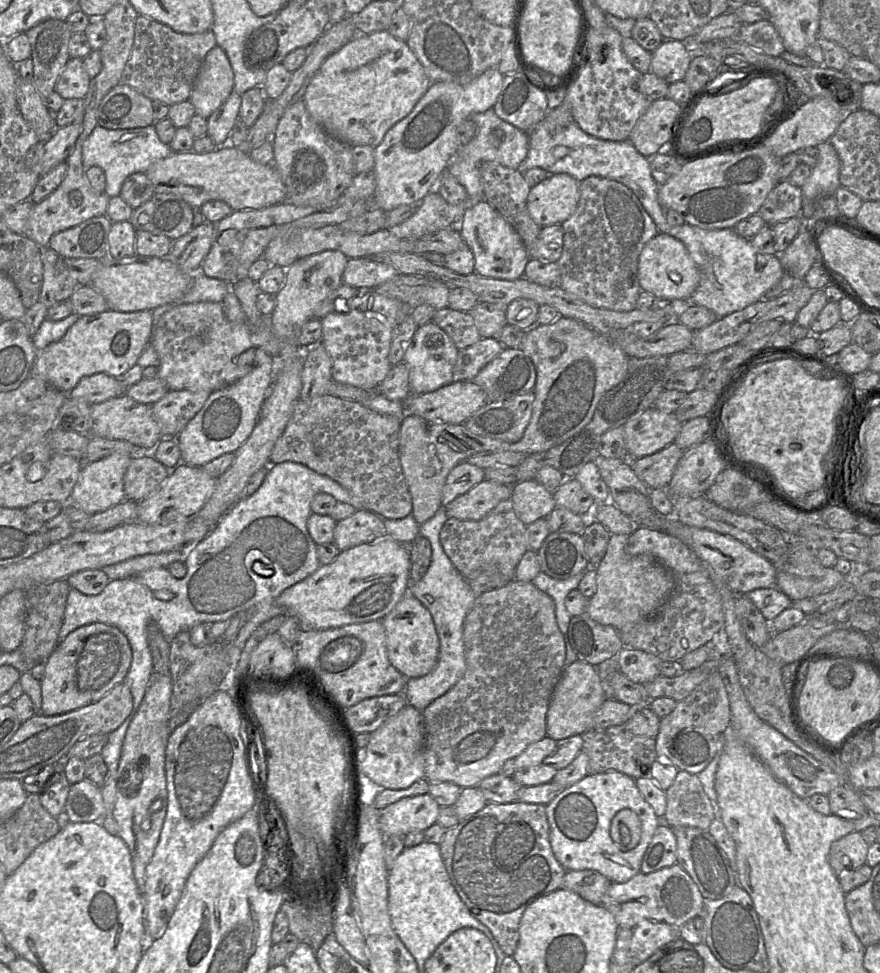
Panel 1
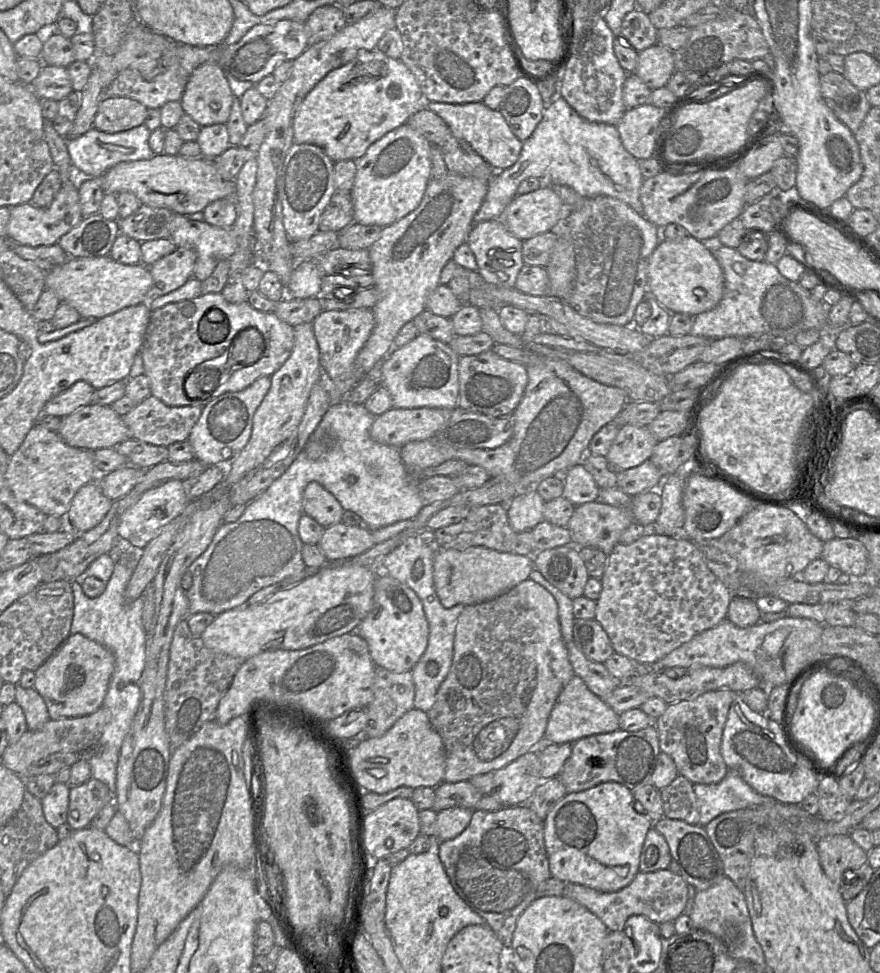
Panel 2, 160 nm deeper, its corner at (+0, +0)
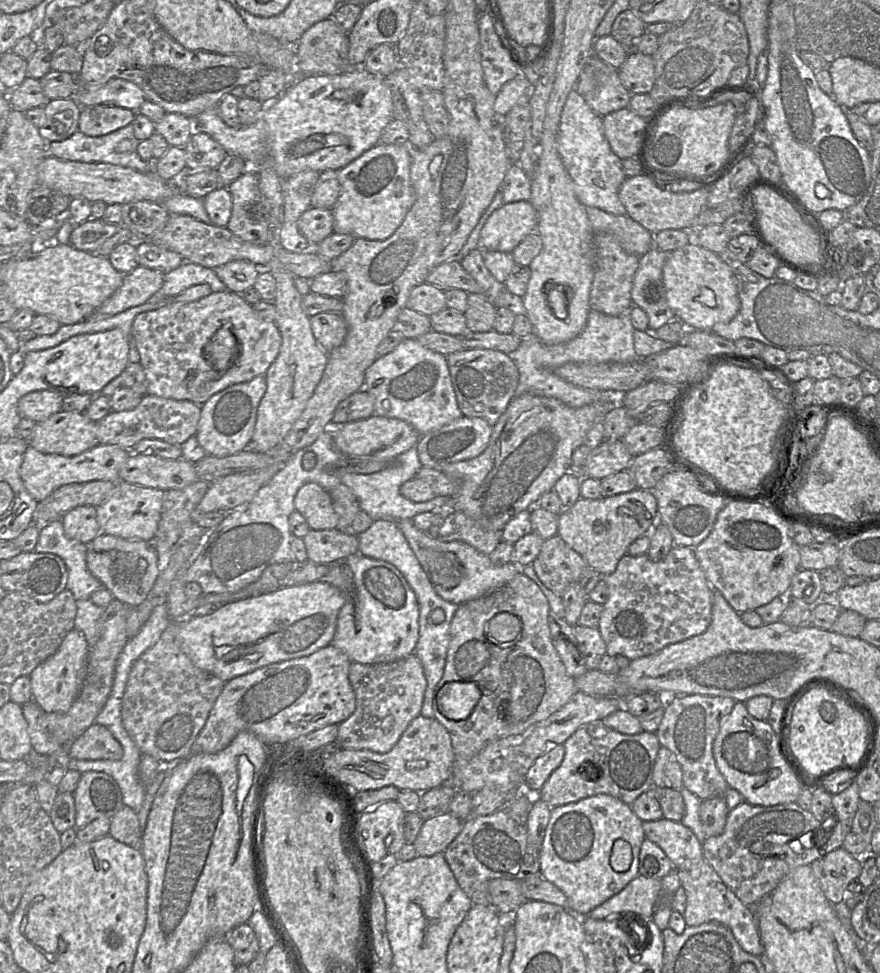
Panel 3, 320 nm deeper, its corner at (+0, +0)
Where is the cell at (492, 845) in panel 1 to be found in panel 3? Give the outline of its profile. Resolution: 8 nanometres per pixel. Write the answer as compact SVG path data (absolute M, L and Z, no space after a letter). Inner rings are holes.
M506 809L467 819L458 836L443 852L459 886L473 904L491 905L489 882L493 879L519 879L540 873L540 849L528 837L526 825L517 823Z

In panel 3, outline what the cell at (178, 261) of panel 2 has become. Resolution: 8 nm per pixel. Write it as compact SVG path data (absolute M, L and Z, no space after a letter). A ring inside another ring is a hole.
M138 265L124 275L120 287L90 317L104 319L144 304L159 291L164 276L165 273L160 270Z

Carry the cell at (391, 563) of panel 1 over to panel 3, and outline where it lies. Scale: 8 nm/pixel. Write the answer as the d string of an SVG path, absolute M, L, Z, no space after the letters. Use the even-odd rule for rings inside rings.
M325 581L282 588L226 604L210 615L188 616L181 622L180 645L196 667L227 682L273 663L309 656L330 645L336 631L339 611L345 601L345 595Z

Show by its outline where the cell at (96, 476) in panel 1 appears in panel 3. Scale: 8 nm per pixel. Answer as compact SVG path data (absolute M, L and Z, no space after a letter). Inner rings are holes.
M78 506L68 511L61 519L65 535L72 540L87 544L101 533L96 507Z

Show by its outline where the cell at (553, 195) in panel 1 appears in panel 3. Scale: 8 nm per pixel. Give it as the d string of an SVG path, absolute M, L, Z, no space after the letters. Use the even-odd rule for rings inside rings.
M530 201L503 204L487 219L481 229L477 248L481 251L512 251L531 233L536 232L538 216Z

